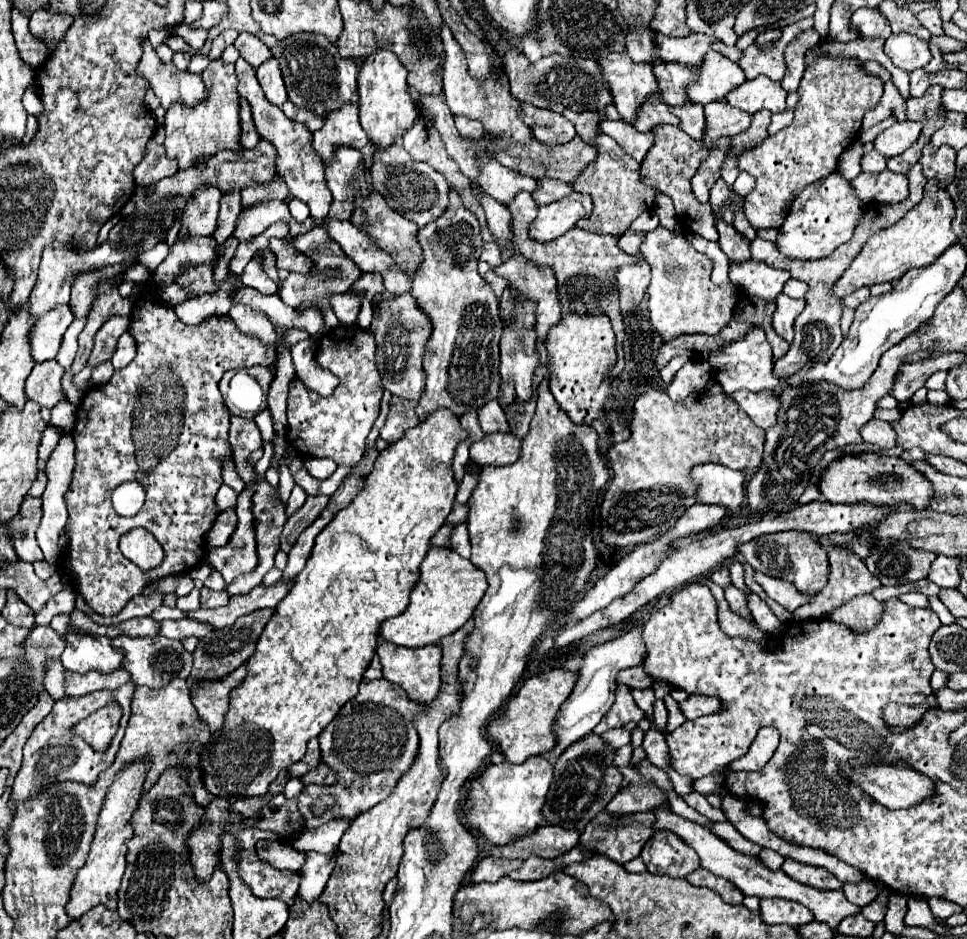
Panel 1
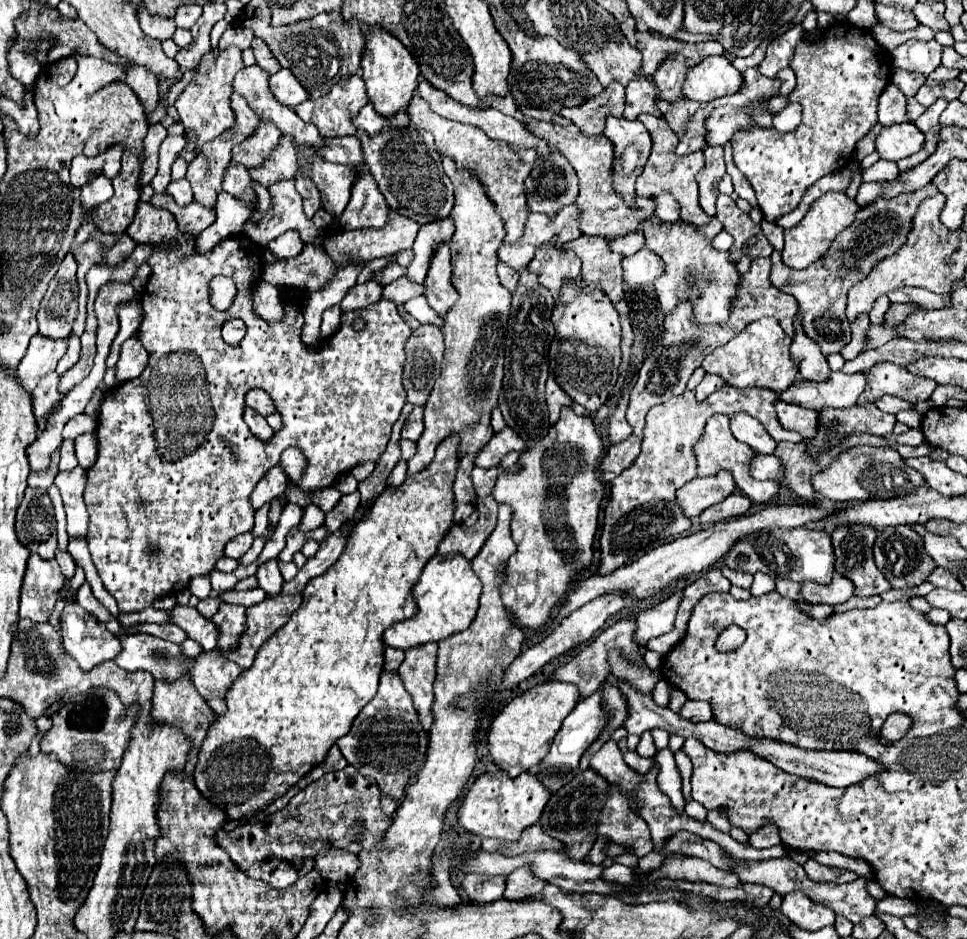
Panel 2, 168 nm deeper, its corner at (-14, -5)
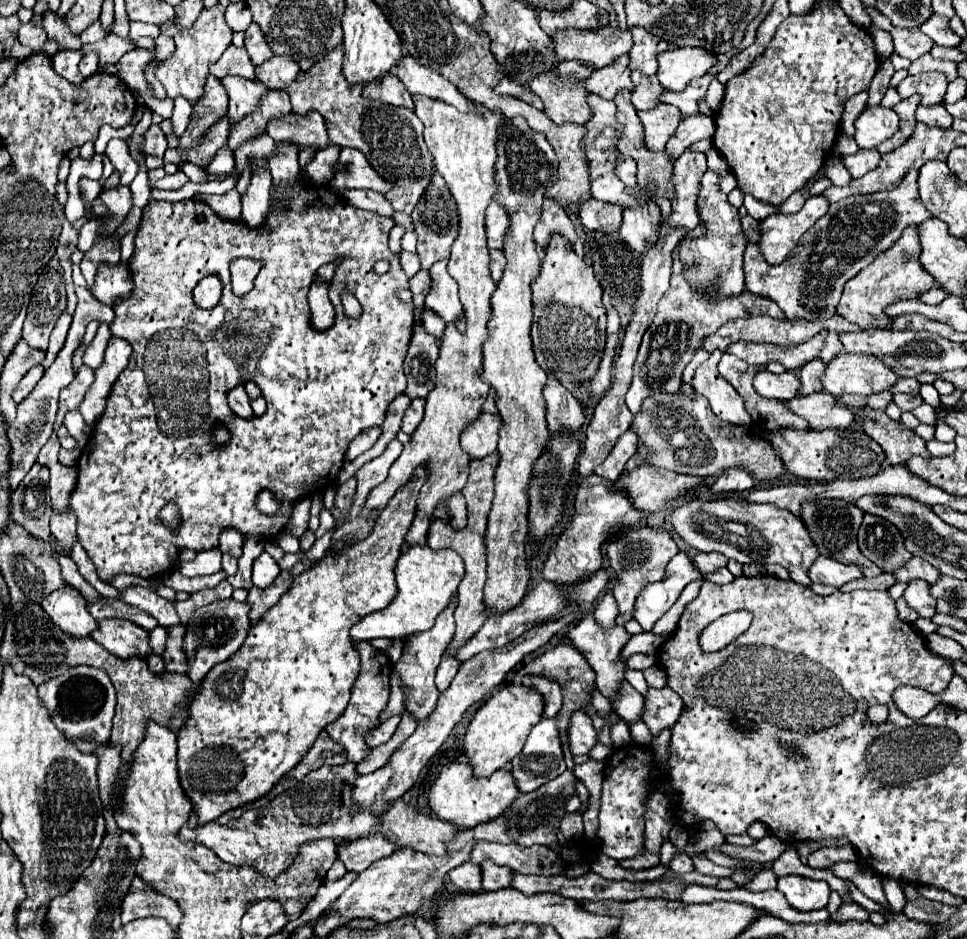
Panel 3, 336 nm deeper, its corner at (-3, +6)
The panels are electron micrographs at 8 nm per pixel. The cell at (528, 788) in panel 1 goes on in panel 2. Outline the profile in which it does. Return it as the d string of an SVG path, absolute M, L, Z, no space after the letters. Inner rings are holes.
M502 771L482 773L466 791L456 815L458 815L458 823L474 835L512 841L518 839L526 827L534 825L540 819L548 799L550 793L542 787L542 783L532 773L522 773L514 779L510 779Z

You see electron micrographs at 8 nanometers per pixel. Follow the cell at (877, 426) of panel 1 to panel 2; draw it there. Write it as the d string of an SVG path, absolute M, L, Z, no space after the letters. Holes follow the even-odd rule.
M910 429L902 435L888 435L888 439L894 441L894 443L904 443L904 445L914 445L916 447L916 445L924 443L924 433L920 429Z

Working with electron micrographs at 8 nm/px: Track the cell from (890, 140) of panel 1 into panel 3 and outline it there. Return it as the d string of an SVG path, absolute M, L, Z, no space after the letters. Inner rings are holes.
M883 106L865 108L855 122L855 142L859 148L877 148L899 128L899 116Z

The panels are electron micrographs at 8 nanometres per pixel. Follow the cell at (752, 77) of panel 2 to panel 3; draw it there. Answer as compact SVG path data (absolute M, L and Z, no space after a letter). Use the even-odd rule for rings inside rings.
M707 74L701 80L693 80L693 84L685 92L665 92L665 96L661 96L661 102L667 102L667 104L681 108L683 114L697 114L699 112L699 100L707 94L711 80L715 80L717 75Z

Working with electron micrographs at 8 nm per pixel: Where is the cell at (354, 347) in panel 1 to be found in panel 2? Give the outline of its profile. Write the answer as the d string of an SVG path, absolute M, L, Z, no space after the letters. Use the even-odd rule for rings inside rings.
M138 203L134 223L126 233L134 241L154 247L154 253L148 257L152 275L142 293L144 319L138 329L140 343L148 351L150 361L140 377L110 389L102 401L96 429L100 451L96 463L88 469L84 503L90 515L86 539L106 591L118 601L120 611L140 611L150 607L158 597L176 593L192 577L210 573L216 561L224 557L226 543L240 533L252 531L254 507L250 495L256 483L278 465L286 447L300 447L304 451L308 465L300 483L296 483L304 493L332 487L340 473L348 473L358 463L378 459L384 453L392 425L406 403L402 367L406 361L404 345L412 329L398 315L396 303L384 299L344 313L334 337L322 339L320 345L310 349L300 339L304 325L302 293L290 287L282 291L286 297L282 321L272 323L256 315L252 293L262 275L264 249L258 249L244 233L220 241L208 253L198 253L196 237L180 231L170 211L152 207L150 203ZM216 275L232 277L238 287L232 307L224 313L216 311L208 299L208 283ZM356 317L366 321L362 331L352 329ZM228 319L242 319L246 323L246 337L238 347L226 345L220 335ZM156 367L160 367L160 383L152 387L152 399L148 399L148 379L156 375ZM250 387L264 389L282 415L282 429L268 441L256 439L242 419L244 395Z

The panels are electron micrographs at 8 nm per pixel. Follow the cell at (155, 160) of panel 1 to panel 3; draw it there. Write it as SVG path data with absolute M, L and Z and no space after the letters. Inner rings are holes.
M181 98L175 102L175 110L173 110L173 116L171 116L171 124L173 124L173 134L177 138L181 138L181 134L189 126L189 122L191 122L191 110L193 110L193 106L191 104L185 104Z

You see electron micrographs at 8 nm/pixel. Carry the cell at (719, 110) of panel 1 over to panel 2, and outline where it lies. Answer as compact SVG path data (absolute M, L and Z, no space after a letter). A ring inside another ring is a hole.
M702 105L694 115L692 119L688 121L688 131L680 137L680 143L676 145L676 155L688 155L688 153L694 153L694 151L700 151L706 147L706 127L704 127L704 121L706 117L712 113L712 107L710 105Z

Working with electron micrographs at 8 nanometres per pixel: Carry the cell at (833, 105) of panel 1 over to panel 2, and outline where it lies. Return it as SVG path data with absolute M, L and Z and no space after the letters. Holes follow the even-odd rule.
M836 23L828 27L828 31L820 31L816 41L810 41L804 35L796 45L790 67L796 73L796 87L788 95L788 99L790 103L796 101L802 105L800 125L790 133L778 133L772 127L764 129L754 123L752 127L740 127L740 131L736 131L736 135L730 139L734 163L752 183L764 219L768 221L774 221L794 211L812 183L816 183L826 173L832 173L834 169L842 169L846 163L854 159L856 143L872 129L872 125L878 119L878 97L890 81L892 59L890 53L884 47L880 47L866 29L858 29L850 23Z

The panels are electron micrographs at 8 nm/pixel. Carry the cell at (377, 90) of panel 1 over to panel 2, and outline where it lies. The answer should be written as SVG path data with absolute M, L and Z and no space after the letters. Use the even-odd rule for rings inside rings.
M368 27L364 37L366 37L366 45L362 51L360 67L362 67L362 79L366 83L366 95L380 115L392 117L408 107L416 91L418 73L420 73L418 63L414 61L410 51L394 35L388 35L388 31L384 31L382 27Z

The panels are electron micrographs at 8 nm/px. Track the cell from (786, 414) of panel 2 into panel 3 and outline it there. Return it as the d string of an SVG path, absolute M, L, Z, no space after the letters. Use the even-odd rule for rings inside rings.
M819 392L813 396L799 396L793 400L785 400L785 406L797 416L809 422L809 428L825 430L825 428L849 428L853 424L853 412L845 412L845 408L837 408L833 404L833 396L827 392Z

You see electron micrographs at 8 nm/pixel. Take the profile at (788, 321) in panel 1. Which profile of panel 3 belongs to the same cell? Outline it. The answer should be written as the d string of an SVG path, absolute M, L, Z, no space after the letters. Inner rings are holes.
M815 358L811 362L807 362L801 370L799 370L799 378L801 378L801 394L815 394L815 392L821 392L823 386L821 386L821 378L825 376L825 362Z

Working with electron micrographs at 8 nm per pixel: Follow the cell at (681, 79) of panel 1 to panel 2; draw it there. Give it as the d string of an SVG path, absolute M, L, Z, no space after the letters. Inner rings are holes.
M668 55L652 75L652 81L658 89L658 99L668 103L682 99L682 83L686 79L686 71L688 65L682 55Z

